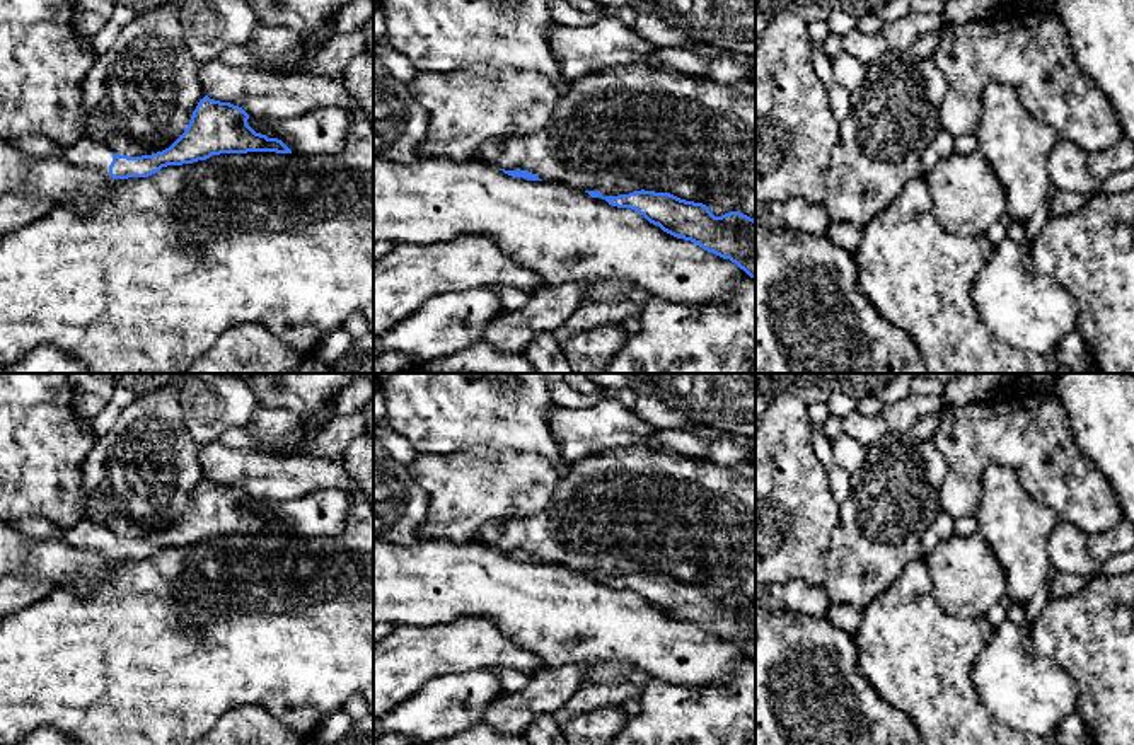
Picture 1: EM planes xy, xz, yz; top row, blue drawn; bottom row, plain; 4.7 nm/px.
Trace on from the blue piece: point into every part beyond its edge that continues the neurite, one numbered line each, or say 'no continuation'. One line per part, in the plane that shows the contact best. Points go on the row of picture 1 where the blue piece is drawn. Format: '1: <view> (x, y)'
1: xy (86, 152)

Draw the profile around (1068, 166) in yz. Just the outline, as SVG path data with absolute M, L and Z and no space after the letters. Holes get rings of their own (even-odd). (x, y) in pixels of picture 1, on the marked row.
M1057 140L1049 155L1054 191L1086 193L1091 198L1103 191L1103 182L1088 172L1086 155L1076 143Z

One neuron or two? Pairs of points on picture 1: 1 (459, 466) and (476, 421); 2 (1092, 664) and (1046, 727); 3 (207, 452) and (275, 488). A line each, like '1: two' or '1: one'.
1: two
2: two
3: one

